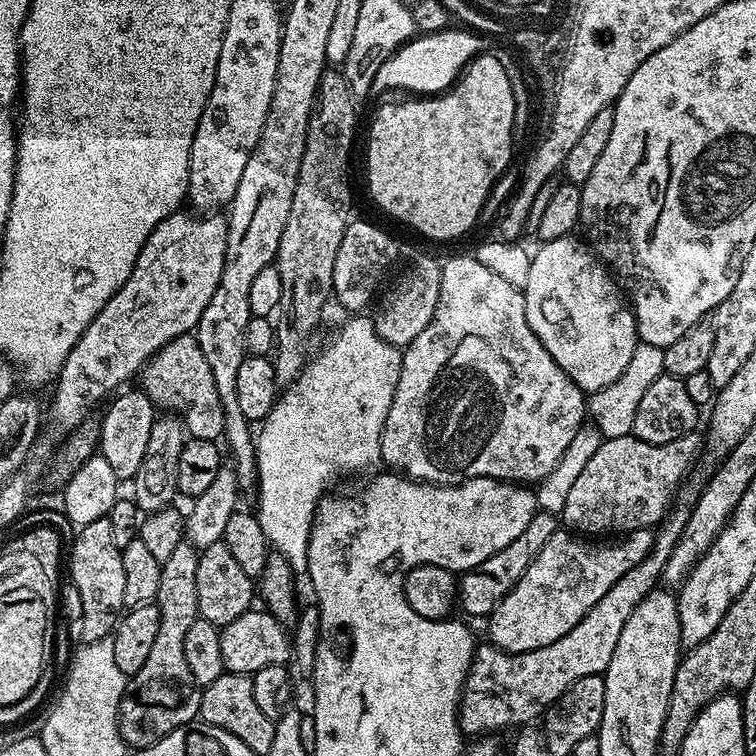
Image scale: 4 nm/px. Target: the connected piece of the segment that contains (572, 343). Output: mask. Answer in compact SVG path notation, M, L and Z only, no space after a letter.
M571 235L543 241L539 245L541 248L531 253L530 274L526 277L522 291L530 330L534 330L542 346L546 346L550 358L558 362L560 369L578 385L581 392L591 394L602 390L602 386L610 386L610 382L614 382L614 378L626 370L638 337L636 318L622 295L619 283L595 251L583 239L576 239L575 235Z

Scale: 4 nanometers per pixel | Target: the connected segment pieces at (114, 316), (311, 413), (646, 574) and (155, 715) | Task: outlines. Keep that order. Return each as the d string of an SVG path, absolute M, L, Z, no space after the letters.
M187 211L175 212L158 222L150 238L146 238L138 254L138 262L134 262L130 278L126 278L114 298L110 298L110 302L106 302L106 306L98 310L94 322L86 326L82 338L78 338L74 350L70 350L54 381L56 393L52 396L52 424L61 434L67 434L85 423L91 417L88 415L91 414L92 407L99 400L107 401L117 389L124 386L119 384L126 383L132 375L133 379L148 359L162 350L162 346L166 346L174 338L189 335L202 318L202 310L206 310L210 298L214 298L214 290L218 290L218 278L222 278L222 266L226 258L228 221L220 214L196 215Z
M352 318L348 325L321 350L309 359L307 368L301 372L295 384L285 387L282 395L277 399L276 404L270 410L270 414L259 425L255 433L256 441L256 483L258 491L255 493L257 504L254 507L254 514L260 519L262 530L266 534L269 545L291 566L293 573L304 574L308 570L308 543L310 542L310 530L316 517L316 508L324 499L328 488L339 476L348 476L351 472L364 472L372 463L380 460L380 439L382 438L382 426L386 422L386 414L390 410L390 402L394 402L394 390L398 386L398 374L402 370L402 352L399 347L386 342L376 333L375 326L371 319Z
M681 487L678 499L673 503L669 513L660 521L652 538L652 549L646 554L638 566L626 570L614 586L558 642L538 650L521 653L502 651L497 646L481 643L472 656L471 670L464 680L464 688L460 696L460 708L457 720L460 731L466 736L488 734L490 730L500 730L508 726L518 728L536 719L549 705L578 678L599 676L610 666L610 658L614 658L614 646L618 646L618 637L622 635L622 626L626 626L626 618L634 614L634 606L646 598L652 589L661 583L664 567L674 554L678 538L682 530L686 530L686 522L692 513L692 507L700 497L700 488Z
M190 543L174 549L160 566L160 581L155 603L160 611L158 635L146 658L146 666L127 681L120 700L120 737L132 746L157 744L170 730L193 723L200 714L200 693L185 655L185 635L200 611L198 610L199 551Z

